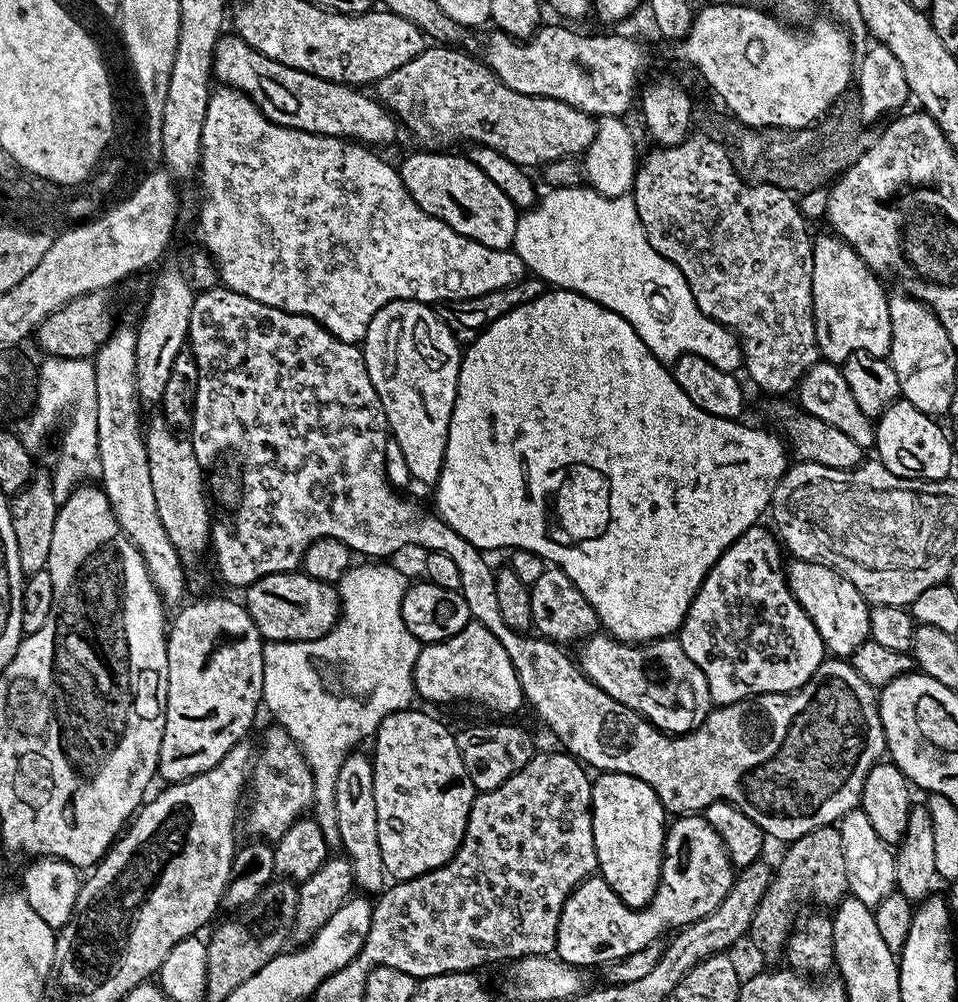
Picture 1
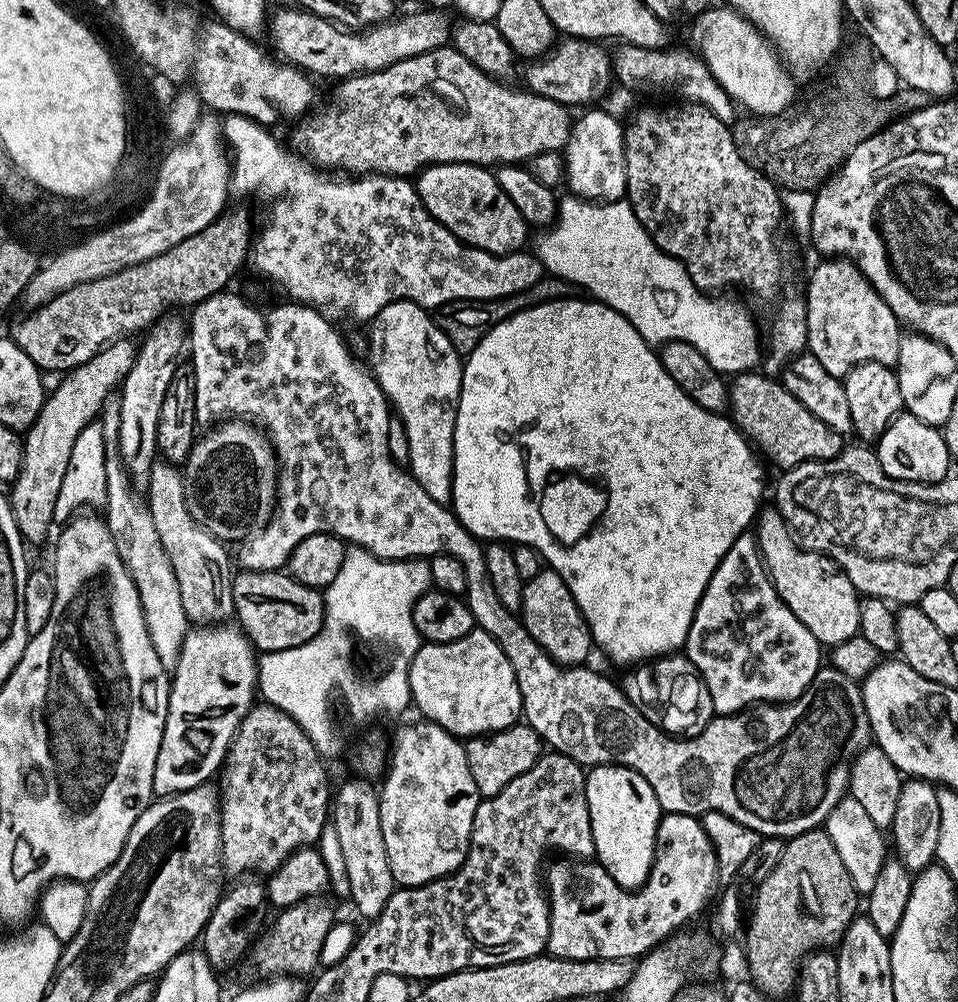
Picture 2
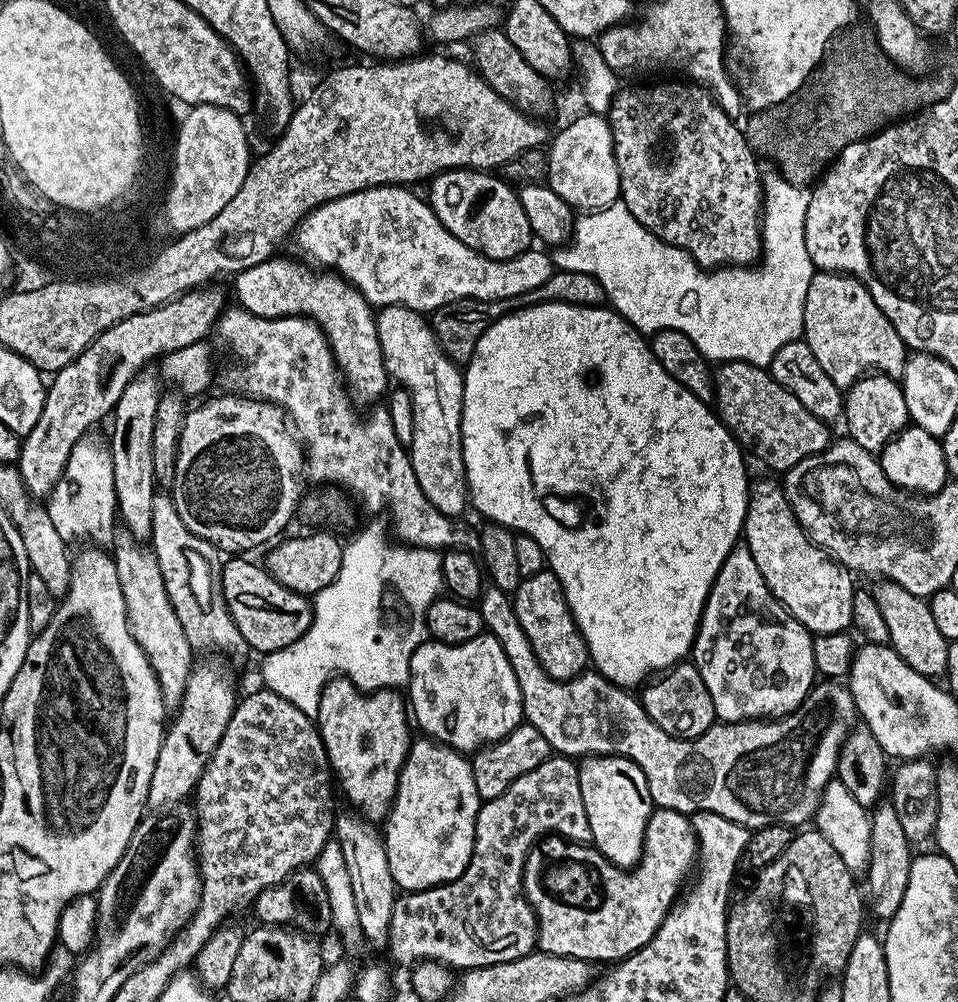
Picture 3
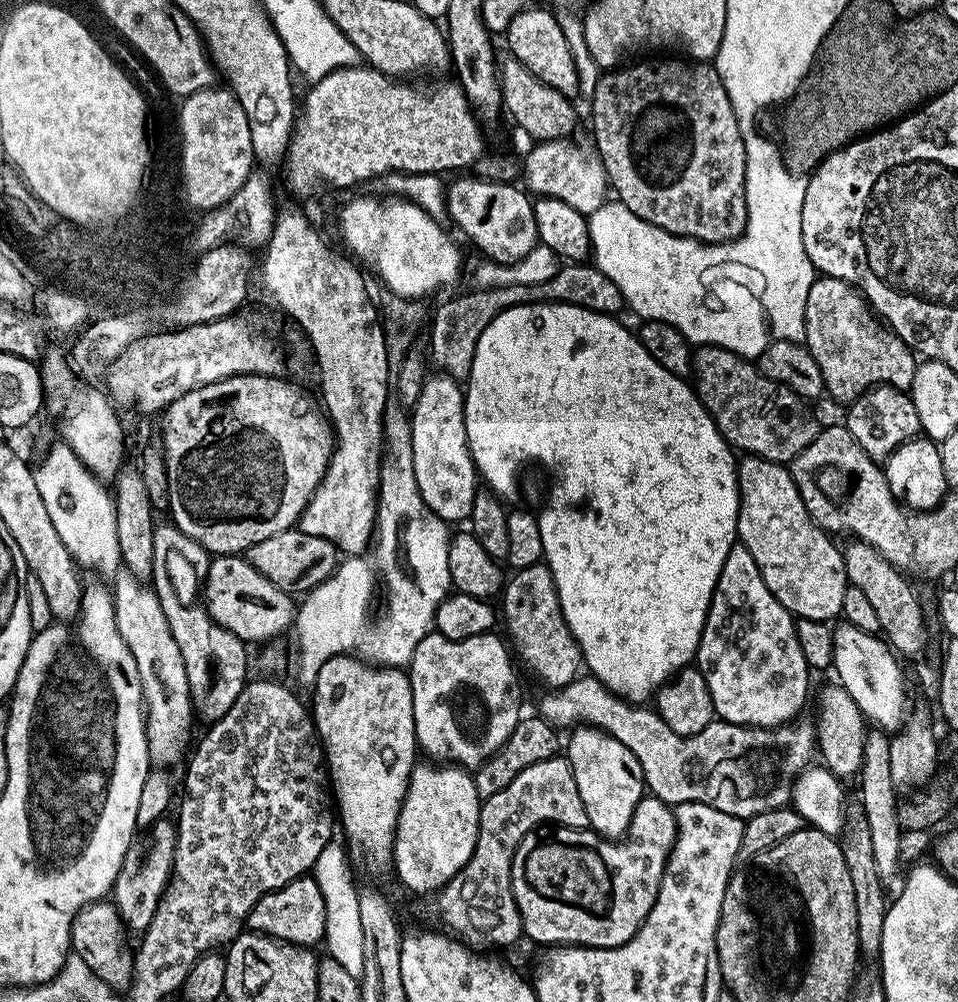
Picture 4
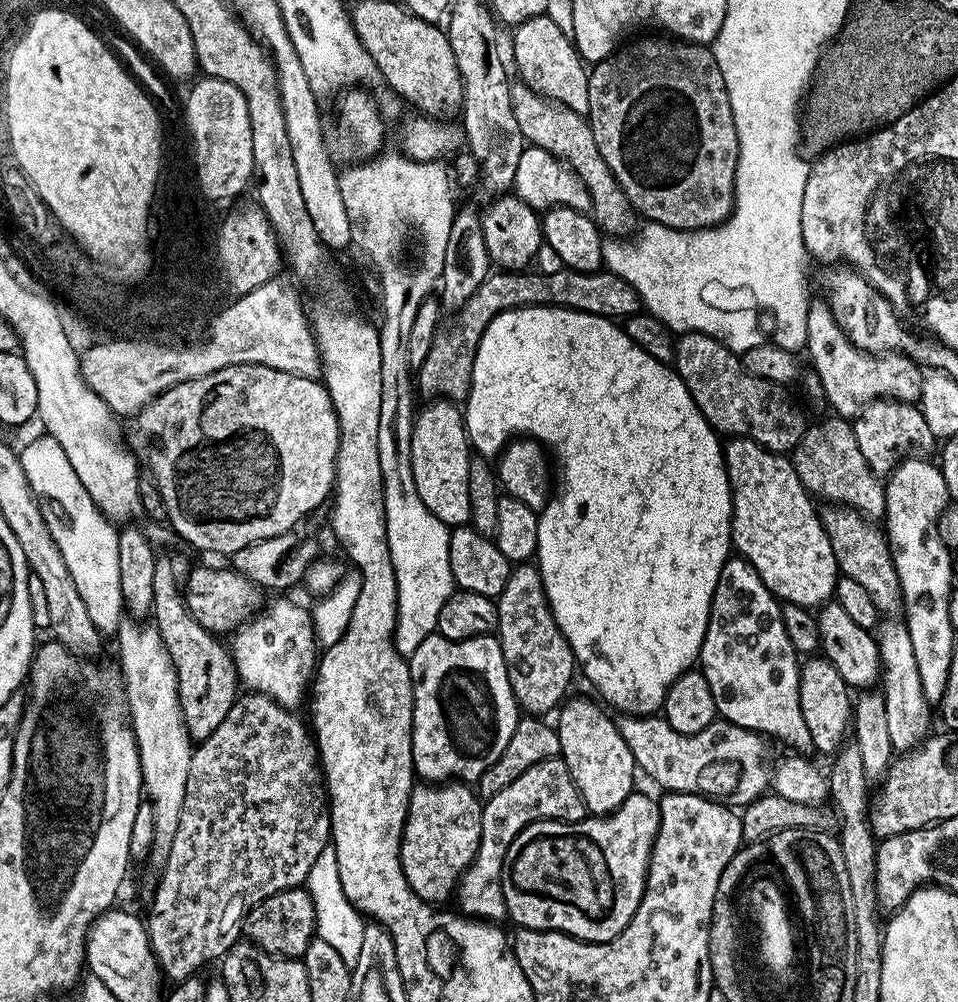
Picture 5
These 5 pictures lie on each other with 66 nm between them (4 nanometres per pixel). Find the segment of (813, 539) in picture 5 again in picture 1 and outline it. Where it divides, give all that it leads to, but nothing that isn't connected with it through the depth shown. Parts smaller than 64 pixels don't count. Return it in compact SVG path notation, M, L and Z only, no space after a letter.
M793 559L791 563L786 568L788 588L802 610L806 610L810 622L814 622L825 649L836 658L851 657L852 652L870 638L868 601L854 586L854 582L844 580L833 568L797 559Z

